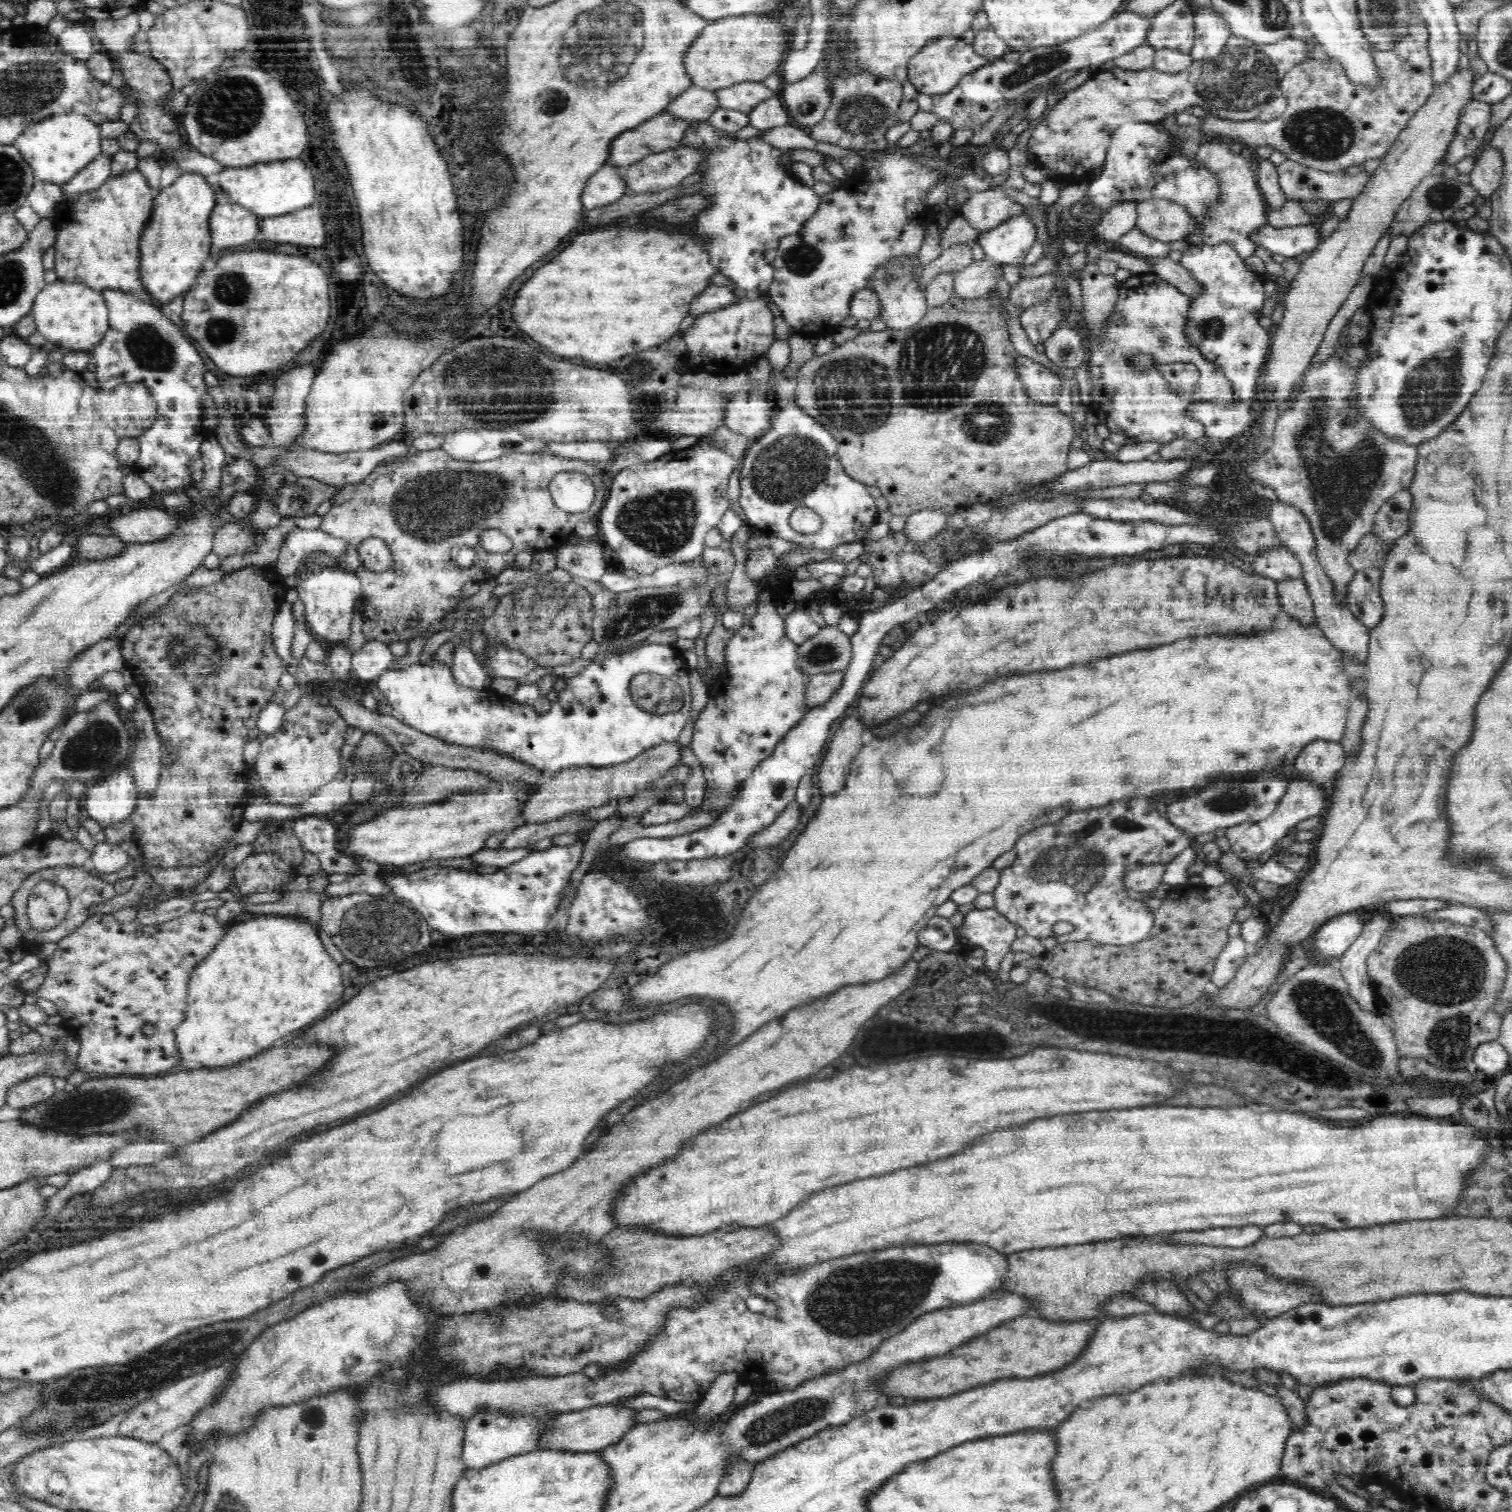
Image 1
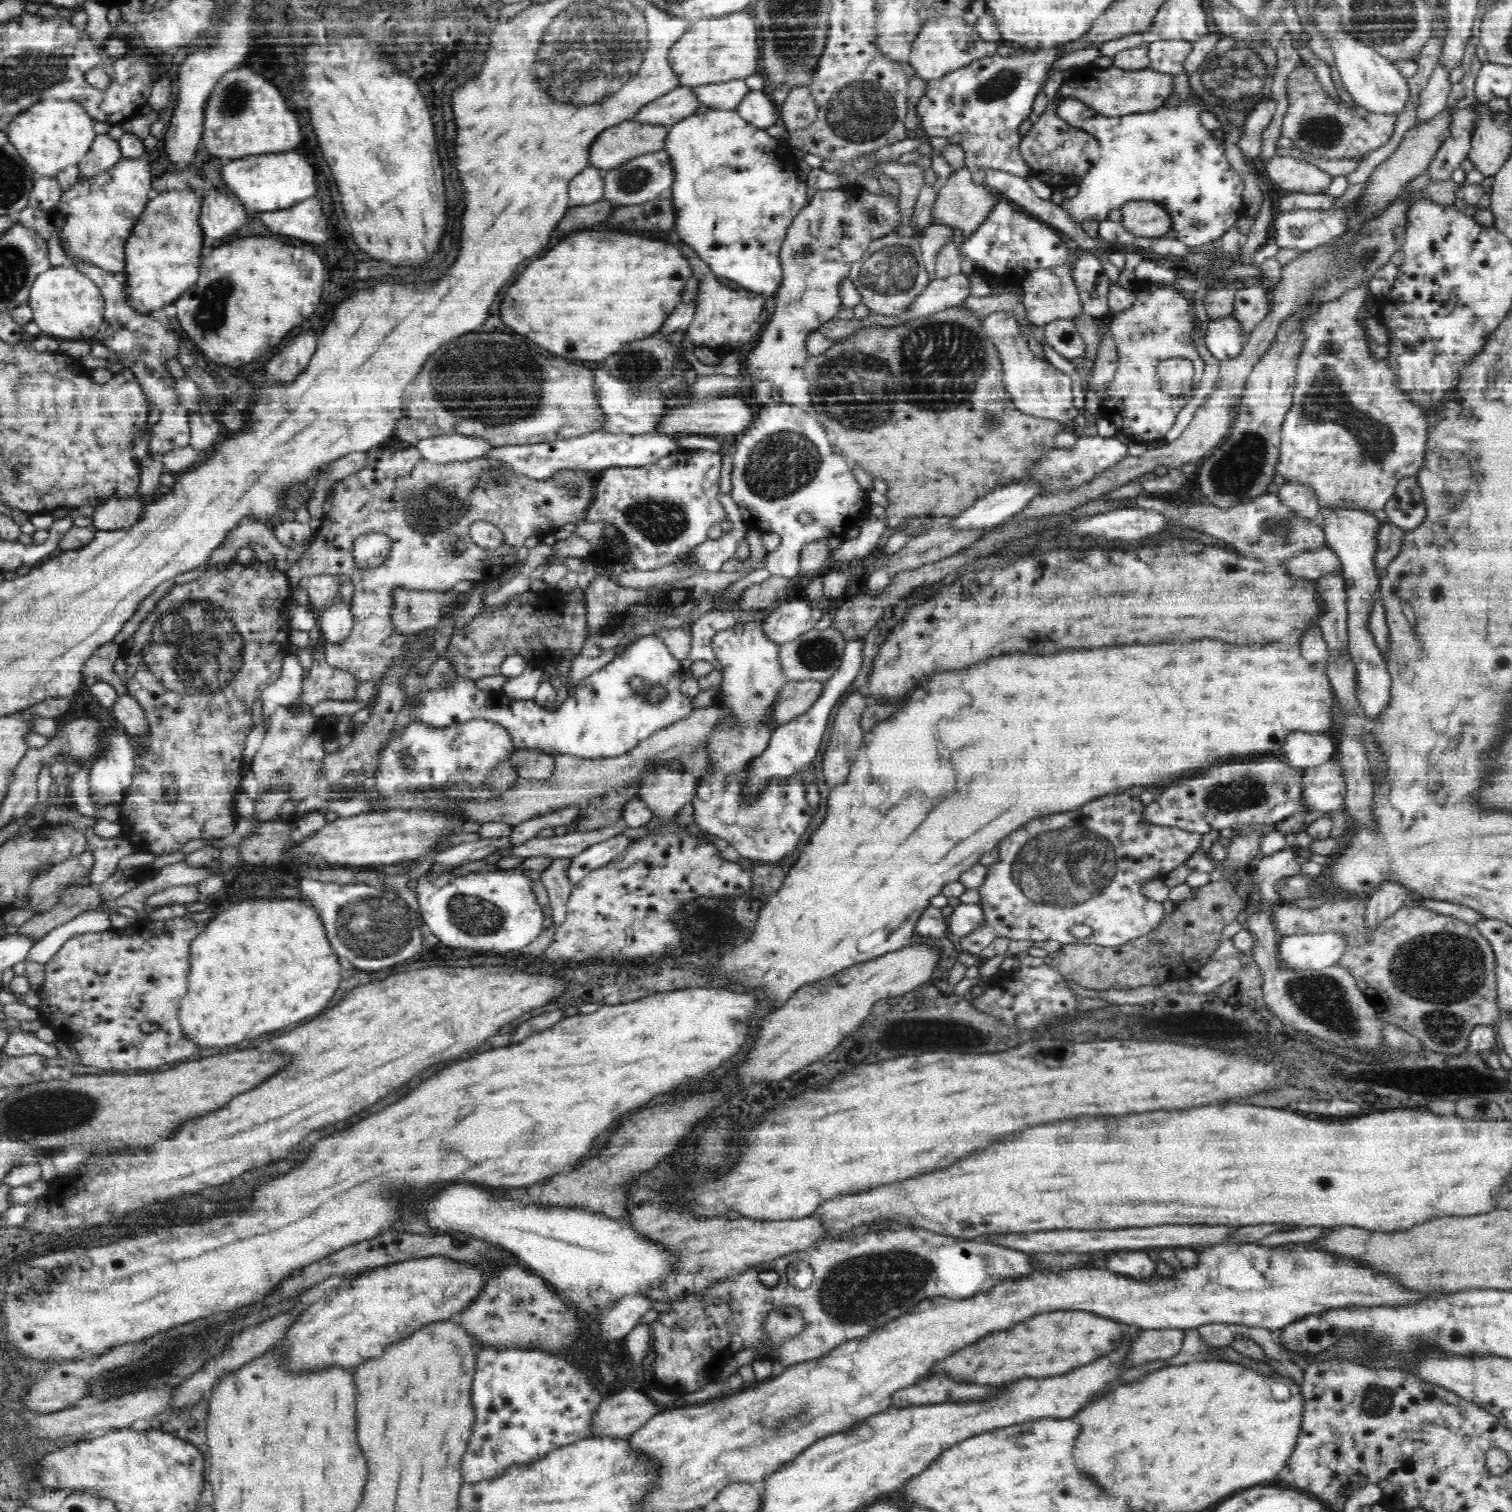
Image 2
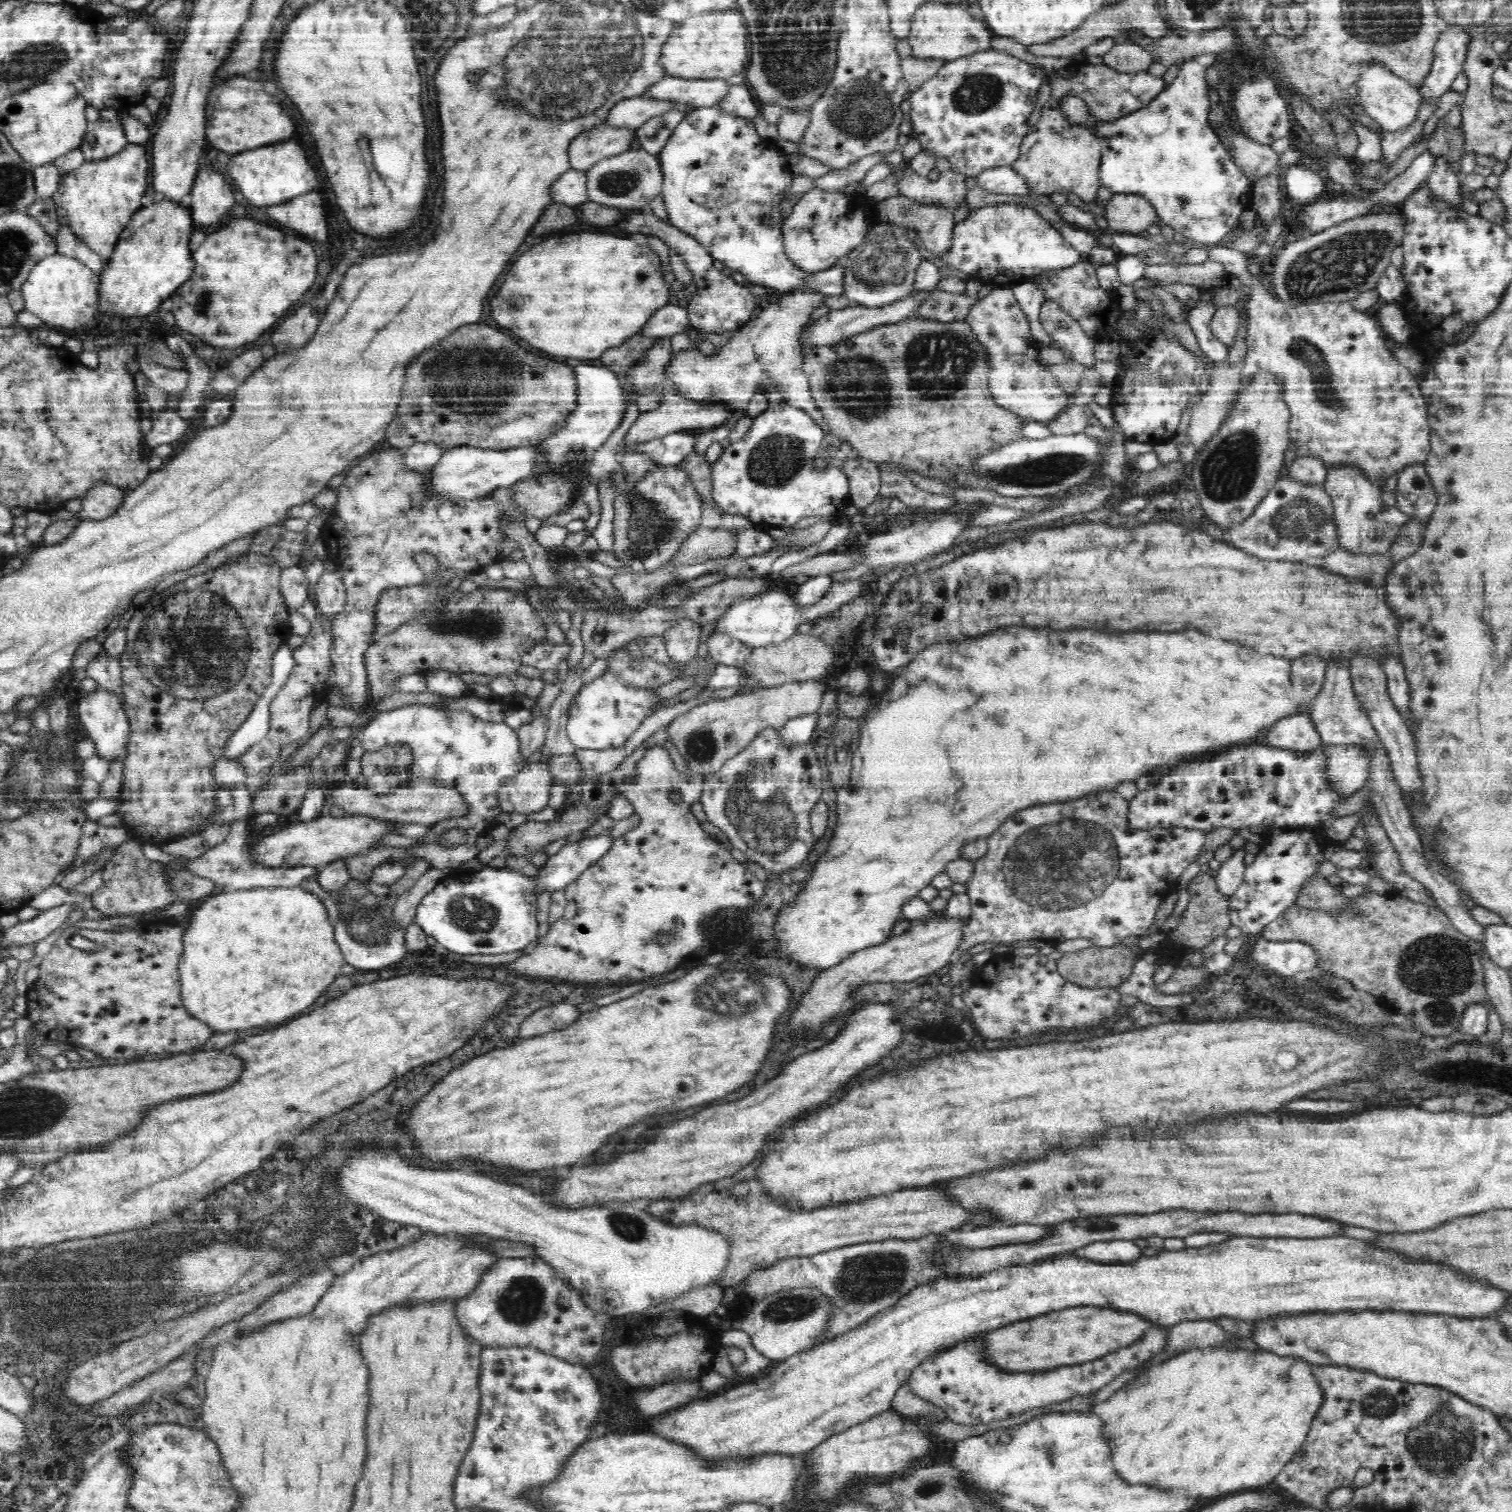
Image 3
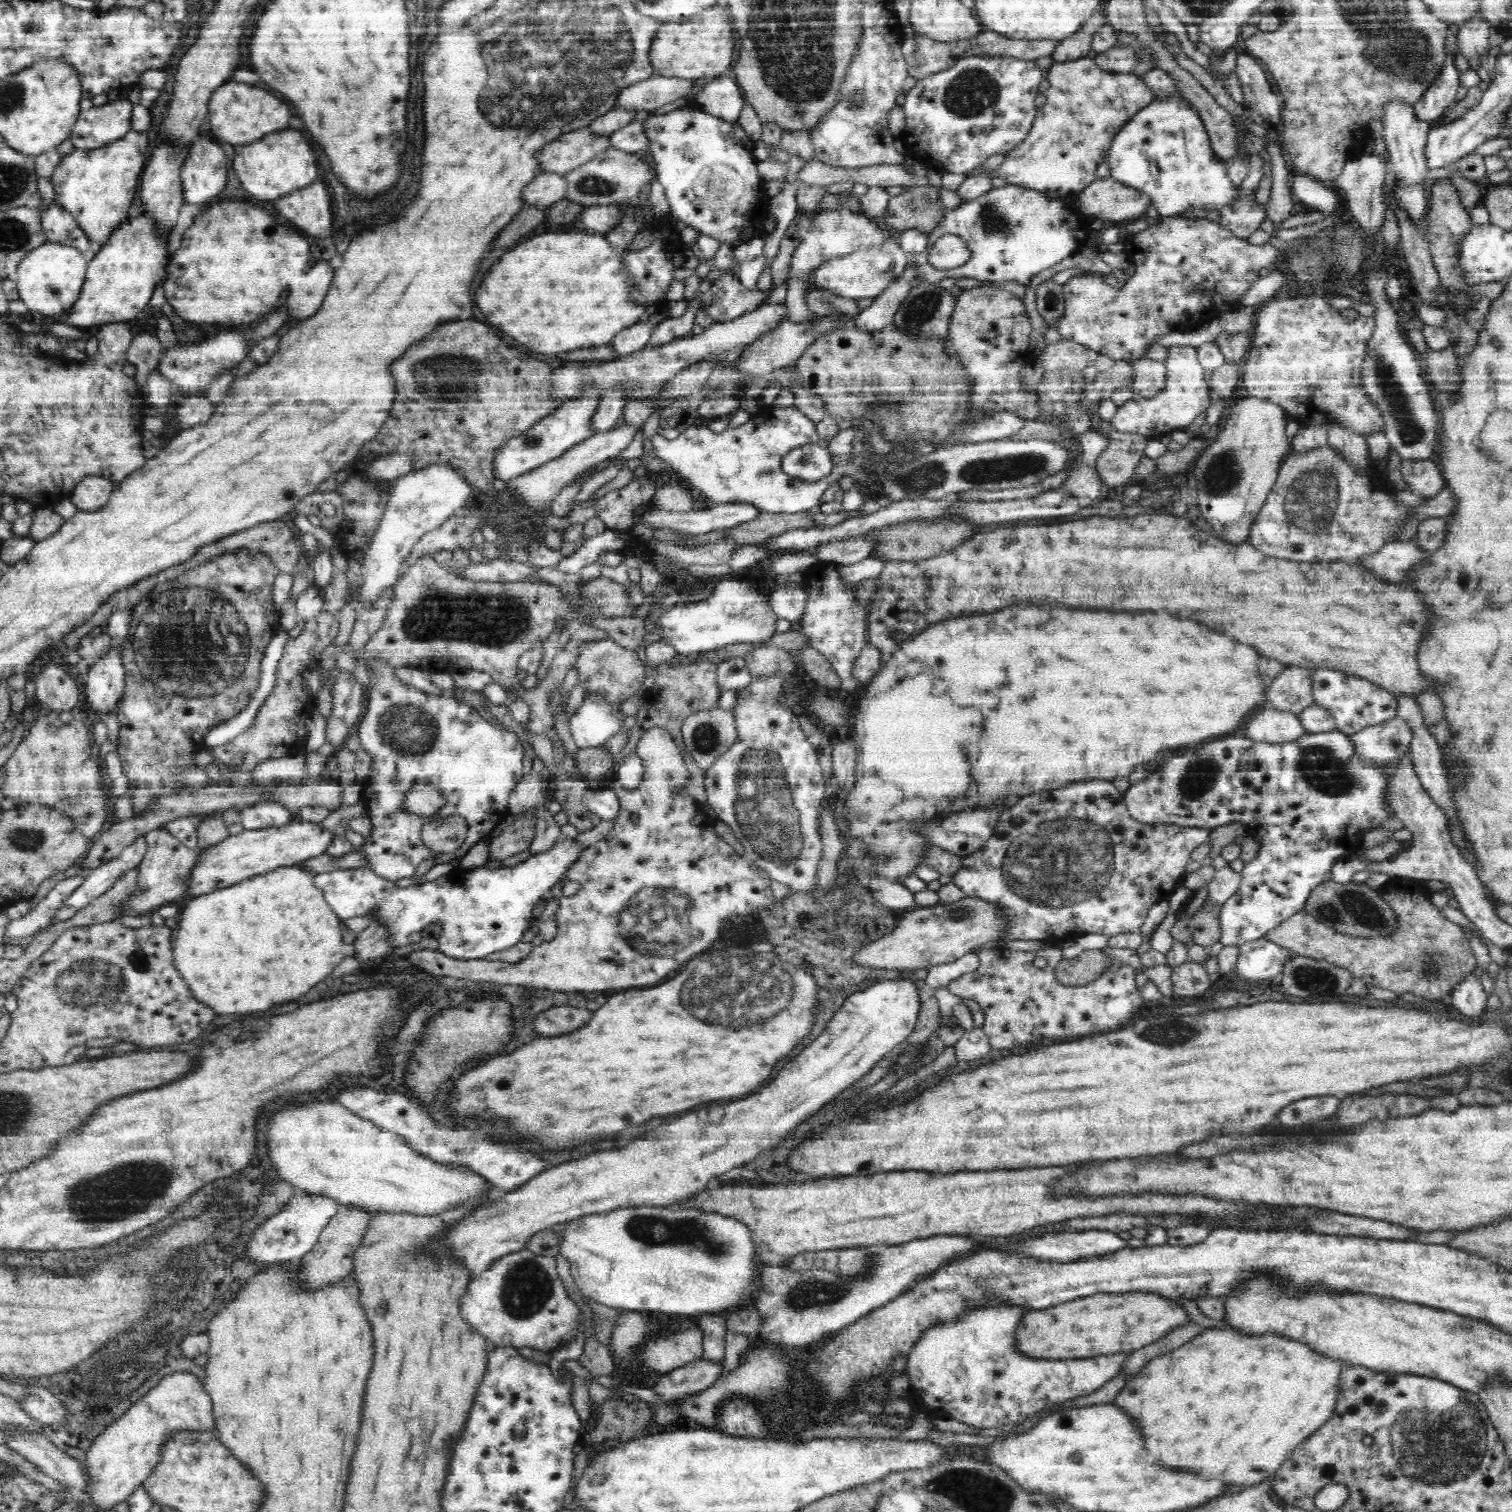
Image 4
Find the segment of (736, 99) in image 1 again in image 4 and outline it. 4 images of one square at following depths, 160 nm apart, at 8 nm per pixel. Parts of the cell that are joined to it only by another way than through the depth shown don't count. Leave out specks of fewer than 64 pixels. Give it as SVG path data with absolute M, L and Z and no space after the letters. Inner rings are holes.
M653 75L624 88L614 104L614 109L652 112L690 95L693 83L694 80Z

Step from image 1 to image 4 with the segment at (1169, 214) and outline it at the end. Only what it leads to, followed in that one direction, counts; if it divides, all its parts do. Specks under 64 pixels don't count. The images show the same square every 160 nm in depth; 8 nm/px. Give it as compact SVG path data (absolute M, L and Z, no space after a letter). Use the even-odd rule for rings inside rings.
M1096 178L1078 193L1077 206L1082 214L1110 222L1140 218L1152 205L1152 199L1134 187L1126 187L1109 178Z

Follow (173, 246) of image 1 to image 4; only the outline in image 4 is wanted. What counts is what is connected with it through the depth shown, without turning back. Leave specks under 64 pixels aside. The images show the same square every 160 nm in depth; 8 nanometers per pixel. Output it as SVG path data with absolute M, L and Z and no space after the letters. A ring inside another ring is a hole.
M141 213L132 219L126 219L120 228L117 228L108 237L103 246L97 247L97 253L90 257L86 282L83 290L76 299L75 306L61 316L61 322L73 327L94 327L107 325L110 323L121 323L132 320L135 316L140 316L149 310L149 300L153 290L158 284L163 284L167 278L168 267L170 267L170 256L168 254L168 236L170 232L161 232L153 223L147 213Z

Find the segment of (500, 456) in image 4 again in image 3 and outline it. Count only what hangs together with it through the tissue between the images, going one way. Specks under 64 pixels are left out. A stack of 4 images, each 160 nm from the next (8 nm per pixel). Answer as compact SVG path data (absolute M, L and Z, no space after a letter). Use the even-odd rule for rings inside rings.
M588 362L580 364L573 370L576 379L576 406L567 416L563 427L556 429L550 436L539 440L535 446L541 450L547 466L556 464L557 467L564 465L564 460L572 450L586 448L589 452L598 450L608 440L608 436L618 427L622 419L629 415L621 384L617 374L612 372L606 365Z

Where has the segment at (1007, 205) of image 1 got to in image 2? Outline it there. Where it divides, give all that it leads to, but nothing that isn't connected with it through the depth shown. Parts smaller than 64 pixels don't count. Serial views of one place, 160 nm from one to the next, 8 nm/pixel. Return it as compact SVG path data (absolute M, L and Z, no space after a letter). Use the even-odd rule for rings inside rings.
M960 169L952 174L945 186L937 194L933 208L932 224L949 224L962 231L962 235L969 239L987 221L987 216L999 205L1003 198L990 187L975 184L971 178L971 171Z

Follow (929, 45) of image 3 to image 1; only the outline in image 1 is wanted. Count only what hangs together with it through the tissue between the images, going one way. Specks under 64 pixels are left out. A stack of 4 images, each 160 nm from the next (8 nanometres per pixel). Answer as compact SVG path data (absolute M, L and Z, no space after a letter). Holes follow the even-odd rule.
M946 38L940 42L934 42L932 46L924 48L924 52L920 52L918 56L914 56L910 60L907 67L907 79L910 84L918 91L919 95L930 96L931 98L942 98L948 96L950 92L954 92L954 88L958 88L964 78L972 76L972 72L978 72L987 63L982 56L974 53L972 45L966 45L963 40L955 40L954 38Z

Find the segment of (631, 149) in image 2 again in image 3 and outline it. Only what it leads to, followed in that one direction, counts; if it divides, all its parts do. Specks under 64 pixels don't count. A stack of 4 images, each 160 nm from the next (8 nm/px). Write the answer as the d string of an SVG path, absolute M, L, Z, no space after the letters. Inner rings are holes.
M604 123L591 128L590 131L584 131L584 136L576 136L571 140L572 152L567 152L568 156L572 156L571 170L586 172L603 158L629 151L634 137L636 136L632 128L619 128L615 131L612 125Z

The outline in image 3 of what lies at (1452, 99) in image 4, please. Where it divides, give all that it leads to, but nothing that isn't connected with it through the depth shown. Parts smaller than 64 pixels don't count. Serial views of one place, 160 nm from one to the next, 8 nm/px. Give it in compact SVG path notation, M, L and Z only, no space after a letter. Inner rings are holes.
M1454 25L1444 27L1444 31L1440 33L1440 37L1434 48L1435 58L1430 73L1422 86L1418 88L1424 101L1438 101L1446 92L1452 91L1452 82L1456 80L1458 74L1463 72L1463 65L1468 54L1470 40L1471 38L1466 28Z

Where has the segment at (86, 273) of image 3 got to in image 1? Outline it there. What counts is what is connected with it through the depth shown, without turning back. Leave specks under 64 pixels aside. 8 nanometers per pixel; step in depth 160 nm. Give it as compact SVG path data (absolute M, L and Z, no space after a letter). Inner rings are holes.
M60 283L46 285L36 296L32 316L37 330L44 336L47 348L64 353L90 354L104 342L110 328L109 310L105 298L98 292L80 284Z

